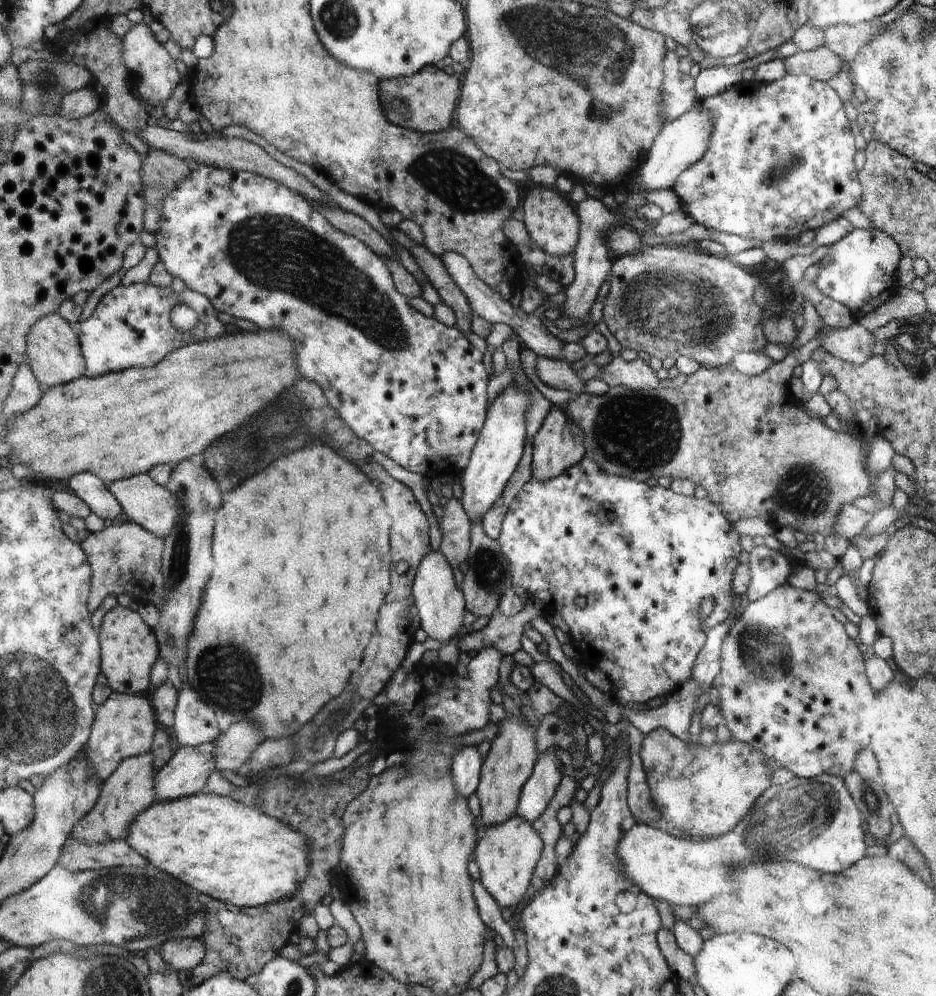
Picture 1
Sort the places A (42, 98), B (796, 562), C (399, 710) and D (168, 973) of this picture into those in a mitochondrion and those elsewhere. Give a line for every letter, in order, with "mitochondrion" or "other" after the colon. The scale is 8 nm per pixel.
A: mitochondrion
B: other
C: other
D: other

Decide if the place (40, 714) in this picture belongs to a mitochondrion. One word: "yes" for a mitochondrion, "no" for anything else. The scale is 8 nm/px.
yes

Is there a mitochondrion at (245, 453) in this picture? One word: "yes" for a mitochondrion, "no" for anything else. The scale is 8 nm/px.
yes

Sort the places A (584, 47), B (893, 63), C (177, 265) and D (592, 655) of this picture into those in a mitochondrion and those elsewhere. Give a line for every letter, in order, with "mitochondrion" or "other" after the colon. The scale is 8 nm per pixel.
A: mitochondrion
B: mitochondrion
C: other
D: other

